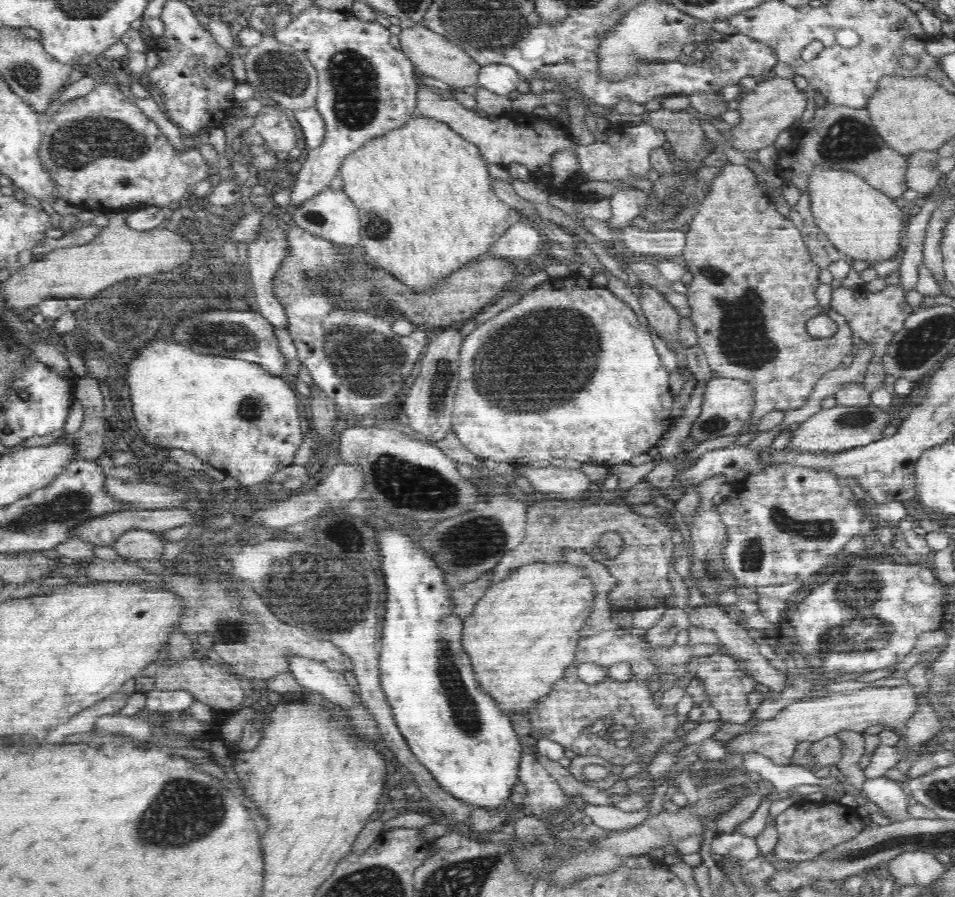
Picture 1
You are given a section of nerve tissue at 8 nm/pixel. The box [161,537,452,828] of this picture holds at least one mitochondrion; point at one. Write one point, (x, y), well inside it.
(342, 603)

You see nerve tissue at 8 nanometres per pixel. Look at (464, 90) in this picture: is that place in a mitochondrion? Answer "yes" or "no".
no

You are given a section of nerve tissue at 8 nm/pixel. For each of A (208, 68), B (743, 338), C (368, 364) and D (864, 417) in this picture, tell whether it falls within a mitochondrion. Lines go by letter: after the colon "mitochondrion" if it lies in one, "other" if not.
A: other
B: mitochondrion
C: mitochondrion
D: mitochondrion

